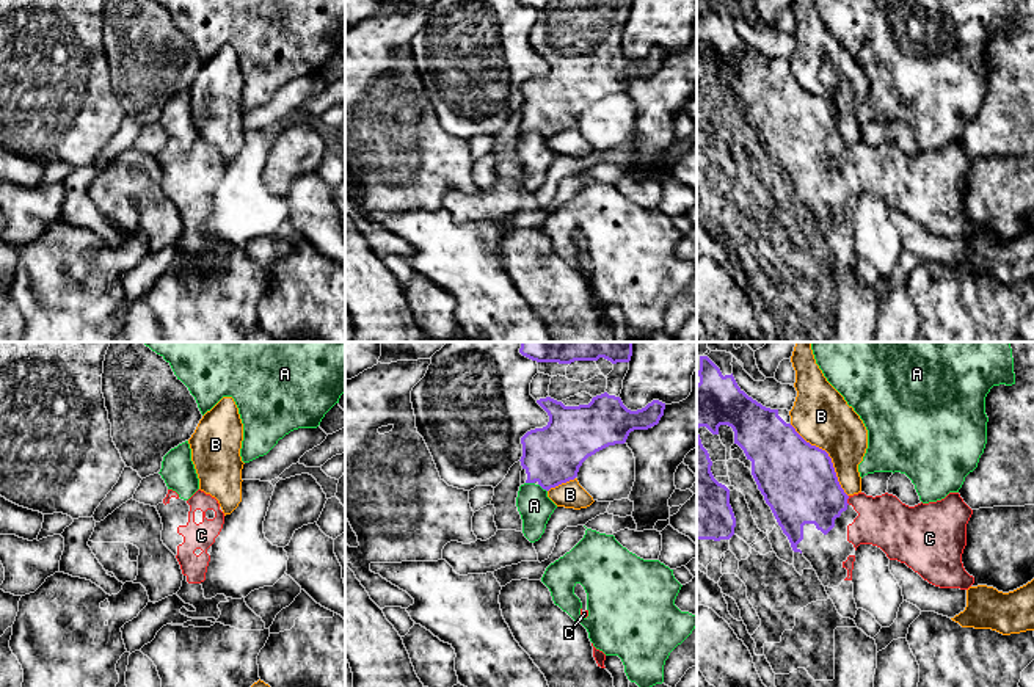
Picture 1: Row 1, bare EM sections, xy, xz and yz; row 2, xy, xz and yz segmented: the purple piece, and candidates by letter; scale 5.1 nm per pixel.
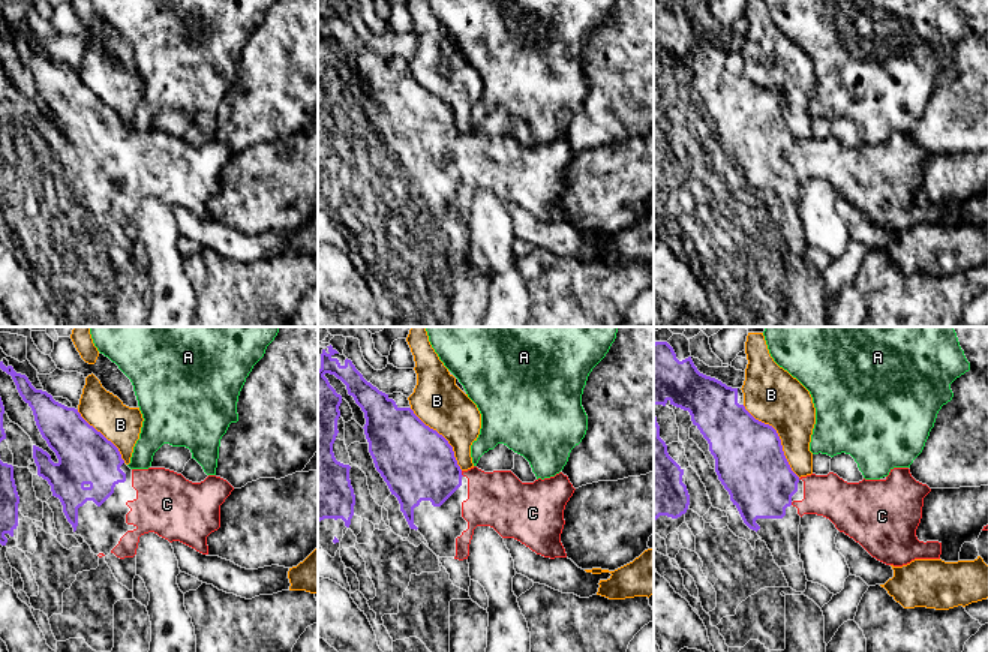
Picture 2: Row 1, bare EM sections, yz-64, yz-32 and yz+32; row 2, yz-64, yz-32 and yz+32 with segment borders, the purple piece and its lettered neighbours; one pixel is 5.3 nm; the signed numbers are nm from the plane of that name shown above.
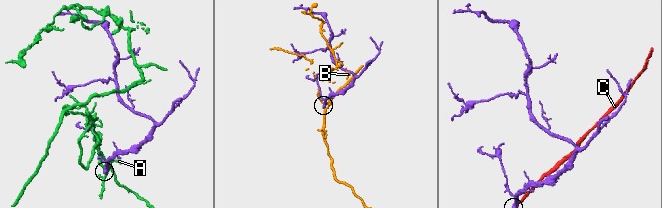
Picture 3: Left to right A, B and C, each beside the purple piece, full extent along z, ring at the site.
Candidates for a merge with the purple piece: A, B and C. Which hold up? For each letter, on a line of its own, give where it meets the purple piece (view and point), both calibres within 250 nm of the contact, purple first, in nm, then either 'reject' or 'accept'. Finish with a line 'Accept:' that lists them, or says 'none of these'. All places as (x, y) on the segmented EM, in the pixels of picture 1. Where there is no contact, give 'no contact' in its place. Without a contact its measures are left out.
A: meets purple in xz at (531, 482); 300 nm thick on the purple side, 170 nm on the other; reject
B: meets purple in yz at (829, 457); 380 nm thick on the purple side, 300 nm on the other; reject
C: meets purple in yz at (846, 501); 380 nm thick on the purple side, 260 nm on the other; accept
Accept: C

